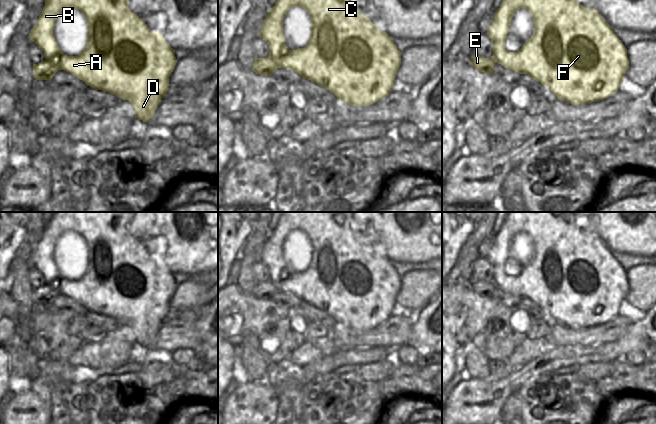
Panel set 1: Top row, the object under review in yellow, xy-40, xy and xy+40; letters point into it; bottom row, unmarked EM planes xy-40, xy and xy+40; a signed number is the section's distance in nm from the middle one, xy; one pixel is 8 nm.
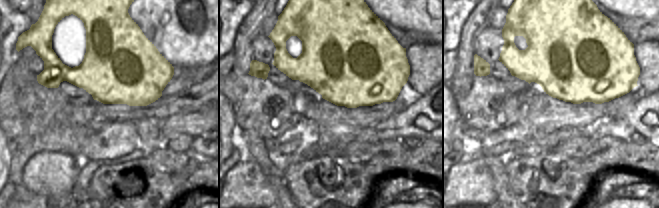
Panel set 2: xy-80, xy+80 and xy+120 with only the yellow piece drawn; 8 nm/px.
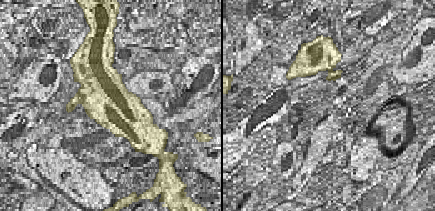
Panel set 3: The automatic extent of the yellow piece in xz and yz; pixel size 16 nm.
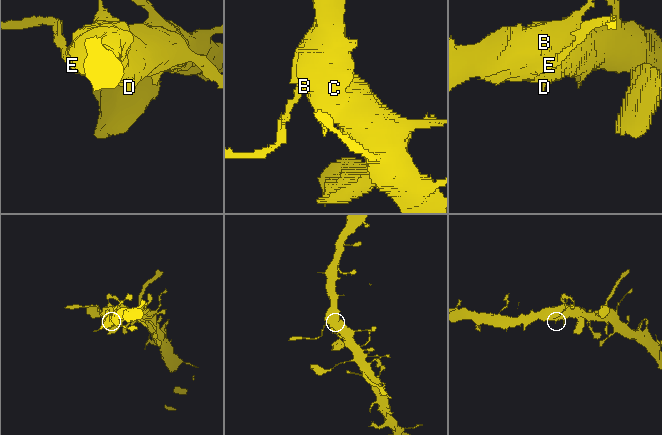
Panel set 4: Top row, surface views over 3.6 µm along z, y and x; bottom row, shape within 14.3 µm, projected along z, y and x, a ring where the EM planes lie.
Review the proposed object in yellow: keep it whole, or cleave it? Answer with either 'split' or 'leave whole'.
split

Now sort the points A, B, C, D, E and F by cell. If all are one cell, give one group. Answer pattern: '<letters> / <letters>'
A B C D F / E

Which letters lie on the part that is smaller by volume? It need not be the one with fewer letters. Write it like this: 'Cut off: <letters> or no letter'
Cut off: E

